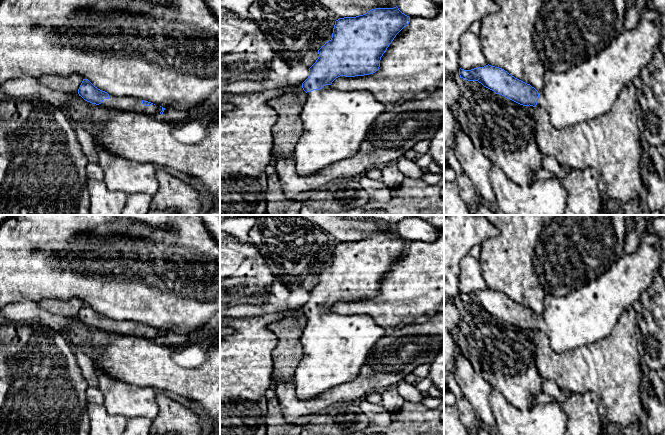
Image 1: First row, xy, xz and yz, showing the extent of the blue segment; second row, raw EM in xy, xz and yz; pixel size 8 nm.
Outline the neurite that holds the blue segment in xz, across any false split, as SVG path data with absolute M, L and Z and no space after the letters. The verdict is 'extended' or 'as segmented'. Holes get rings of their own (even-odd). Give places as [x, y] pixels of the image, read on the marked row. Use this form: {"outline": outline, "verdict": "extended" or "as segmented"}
{"outline": "M397 6L394 8L375 8L363 15L339 18L335 21L332 38L318 50L319 57L309 68L309 76L302 83L302 88L306 92L306 101L300 114L303 131L292 154L299 175L315 174L336 162L353 157L360 150L370 126L387 110L387 106L378 101L367 90L343 91L336 89L331 84L340 76L355 77L375 73L380 67L381 57L396 35L409 22L410 17L402 13Z", "verdict": "extended"}

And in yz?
{"outline": "M643 18L635 28L621 32L609 46L587 61L566 72L547 71L543 89L539 91L504 69L489 64L471 70L460 68L459 75L468 81L478 81L496 94L520 105L544 108L551 124L556 129L563 129L581 122L589 122L608 113L622 89L639 77L659 47L661 47L661 34L658 26Z", "verdict": "extended"}

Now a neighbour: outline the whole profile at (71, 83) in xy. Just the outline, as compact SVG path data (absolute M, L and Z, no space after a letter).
M77 74L69 76L44 75L38 80L50 90L77 93L83 78Z

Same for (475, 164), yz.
M459 126L454 132L453 142L452 156L459 161L463 172L472 180L481 200L496 204L489 175L492 162L475 148L470 137Z

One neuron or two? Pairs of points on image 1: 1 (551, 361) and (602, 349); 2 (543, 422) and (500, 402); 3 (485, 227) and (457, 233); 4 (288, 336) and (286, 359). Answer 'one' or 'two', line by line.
1: one
2: one
3: one
4: one

